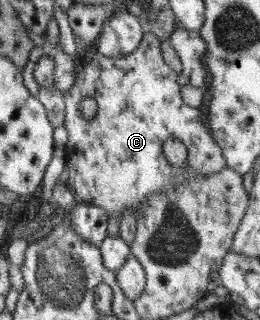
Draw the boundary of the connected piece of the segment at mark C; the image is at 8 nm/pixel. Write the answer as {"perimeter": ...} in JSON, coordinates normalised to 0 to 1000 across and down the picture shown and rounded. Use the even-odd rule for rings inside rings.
{"perimeter":[[[577,100],[546,122],[538,147],[492,172],[415,178],[377,159],[342,200],[304,213],[292,259],[254,288],[215,272],[212,197],[200,175],[162,172],[131,209],[131,247],[146,253],[146,266],[162,266],[169,281],[212,284],[250,334],[238,394],[258,409],[250,544],[265,578],[308,628],[408,653],[419,672],[454,678],[462,694],[492,653],[515,647],[527,659],[538,656],[577,609],[654,600],[662,584],[677,584],[662,506],[627,469],[638,438],[677,428],[719,453],[731,513],[715,525],[715,566],[723,553],[808,553],[877,525],[862,469],[792,391],[785,353],[708,319],[696,266],[681,247],[685,228],[638,197],[623,172],[623,131],[600,106]],[[335,303],[369,313],[373,325],[373,347],[350,372],[331,372],[323,353],[308,350],[315,313]]]}

